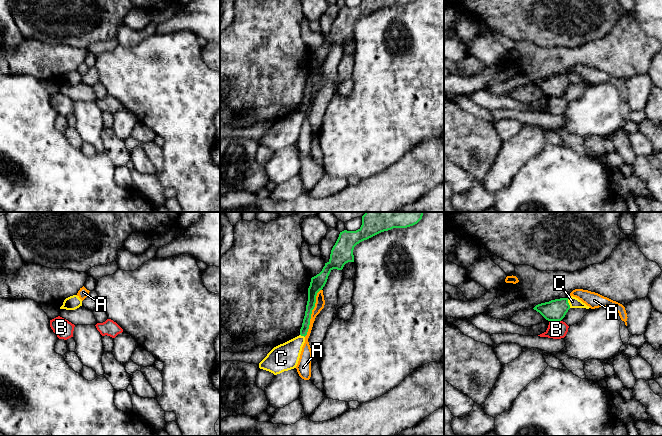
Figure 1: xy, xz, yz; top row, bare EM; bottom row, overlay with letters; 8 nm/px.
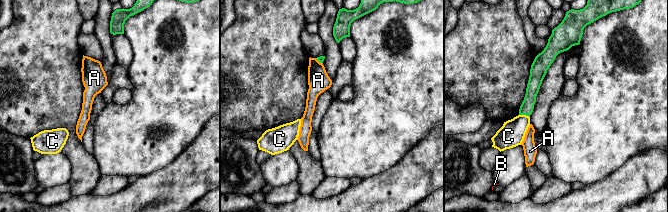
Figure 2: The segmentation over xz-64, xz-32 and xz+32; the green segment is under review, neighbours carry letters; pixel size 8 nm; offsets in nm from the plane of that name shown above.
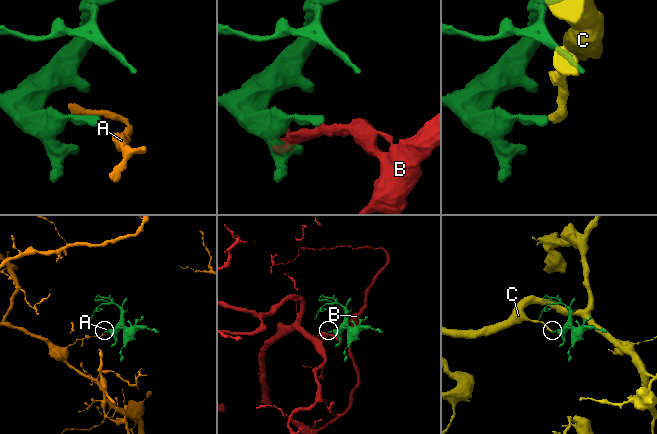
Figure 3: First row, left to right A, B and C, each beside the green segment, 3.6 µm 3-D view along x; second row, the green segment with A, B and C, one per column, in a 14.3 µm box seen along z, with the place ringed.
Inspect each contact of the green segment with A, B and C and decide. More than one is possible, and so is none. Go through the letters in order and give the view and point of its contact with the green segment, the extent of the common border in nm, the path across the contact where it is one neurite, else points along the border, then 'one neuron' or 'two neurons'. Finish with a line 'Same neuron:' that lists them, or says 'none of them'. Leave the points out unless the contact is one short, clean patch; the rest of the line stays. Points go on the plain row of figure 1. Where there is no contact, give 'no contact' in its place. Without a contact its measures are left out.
A: xz (311, 89) | 400 nm | along xz (321, 65), (317, 69), (309, 104), (304, 112) | two neurons
B: yz (555, 96) | 90 nm | two neurons
C: yz (568, 79) | 80 nm | along yz (567, 74), (570, 83) | two neurons
Same neuron: none of them

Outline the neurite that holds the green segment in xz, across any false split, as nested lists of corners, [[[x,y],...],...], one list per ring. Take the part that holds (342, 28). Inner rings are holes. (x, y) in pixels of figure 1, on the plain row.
[[[362,0],[356,7],[344,6],[340,8],[331,26],[329,37],[325,39],[325,42],[319,50],[311,54],[308,64],[308,77],[302,103],[300,105],[300,111],[304,113],[307,111],[317,69],[325,62],[330,48],[333,45],[342,46],[346,39],[354,38],[353,26],[357,20],[381,8],[393,4],[407,4],[413,1],[415,0]]]

